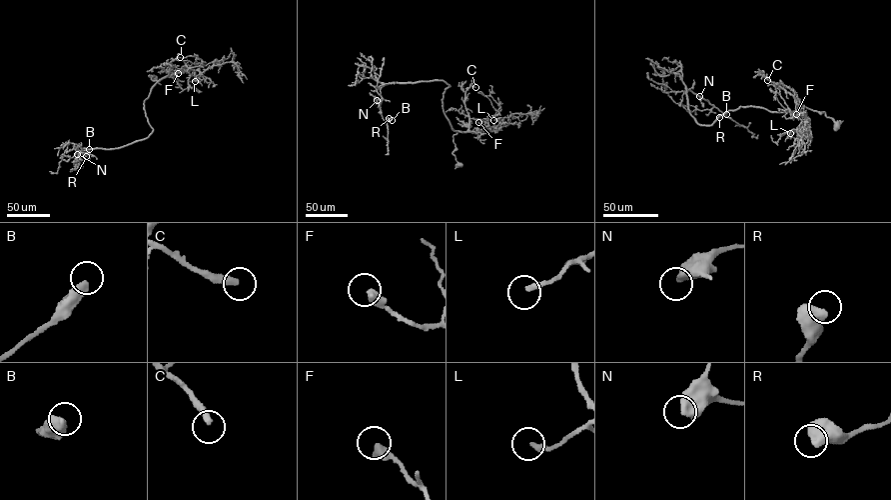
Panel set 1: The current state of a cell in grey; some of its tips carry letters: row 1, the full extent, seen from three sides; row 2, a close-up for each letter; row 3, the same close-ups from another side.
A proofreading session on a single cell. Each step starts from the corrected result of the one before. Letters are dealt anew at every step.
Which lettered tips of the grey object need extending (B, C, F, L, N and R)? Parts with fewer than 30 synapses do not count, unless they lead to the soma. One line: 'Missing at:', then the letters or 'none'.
Missing at: C

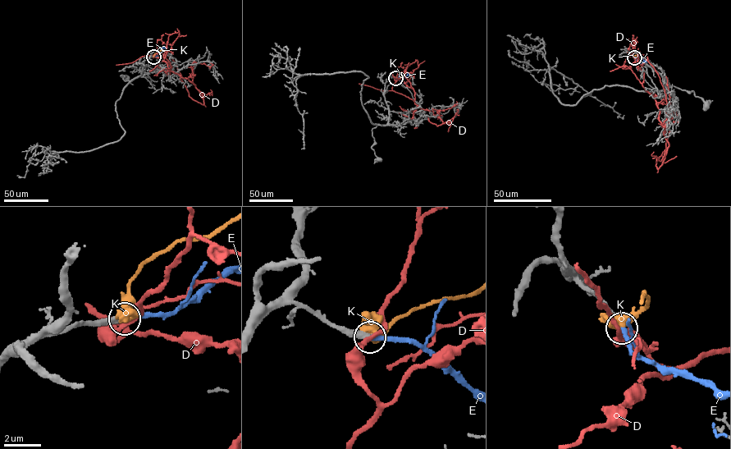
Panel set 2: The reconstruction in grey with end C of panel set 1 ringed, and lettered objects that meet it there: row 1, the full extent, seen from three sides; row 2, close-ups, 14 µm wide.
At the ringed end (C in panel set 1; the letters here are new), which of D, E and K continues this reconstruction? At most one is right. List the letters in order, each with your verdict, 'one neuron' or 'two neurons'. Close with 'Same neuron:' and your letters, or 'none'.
D: two neurons
E: one neuron
K: two neurons
Same neuron: E

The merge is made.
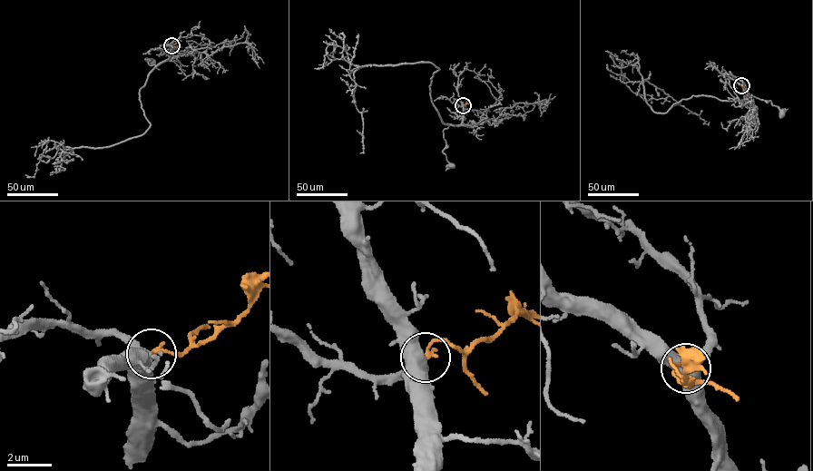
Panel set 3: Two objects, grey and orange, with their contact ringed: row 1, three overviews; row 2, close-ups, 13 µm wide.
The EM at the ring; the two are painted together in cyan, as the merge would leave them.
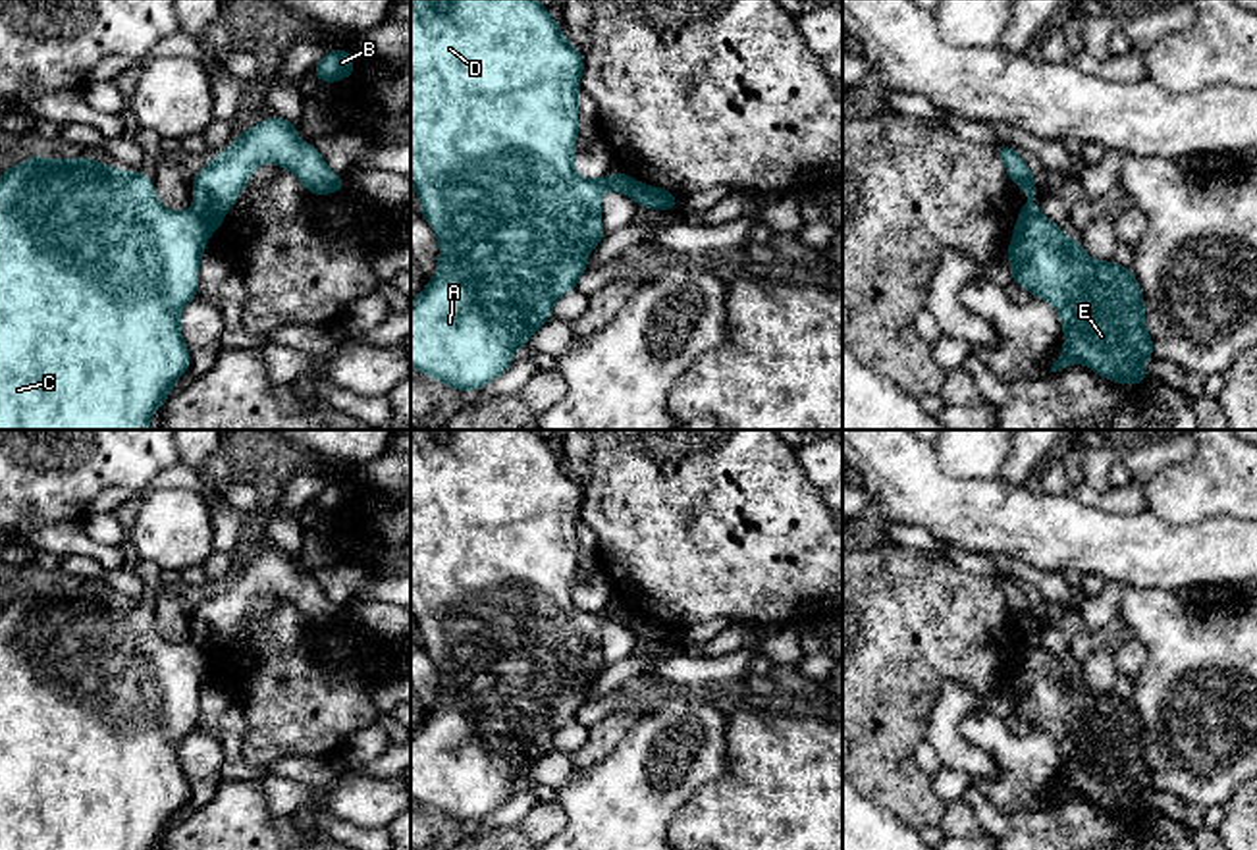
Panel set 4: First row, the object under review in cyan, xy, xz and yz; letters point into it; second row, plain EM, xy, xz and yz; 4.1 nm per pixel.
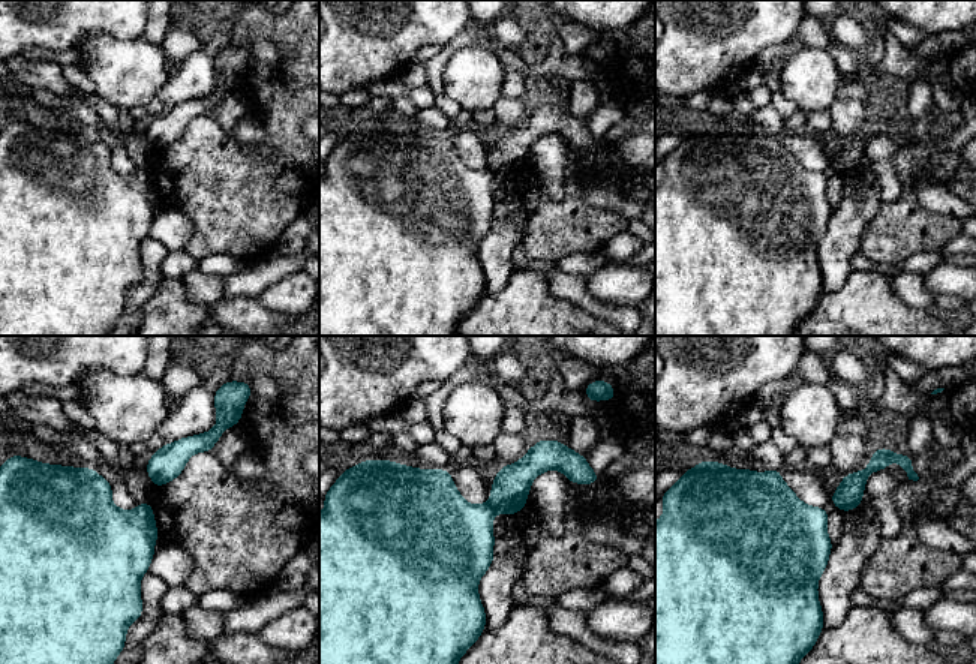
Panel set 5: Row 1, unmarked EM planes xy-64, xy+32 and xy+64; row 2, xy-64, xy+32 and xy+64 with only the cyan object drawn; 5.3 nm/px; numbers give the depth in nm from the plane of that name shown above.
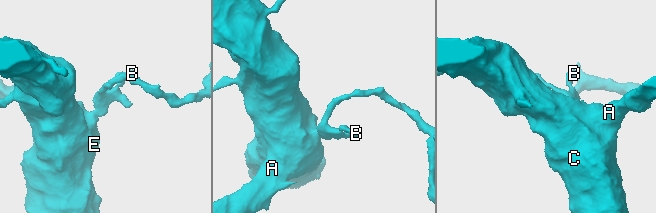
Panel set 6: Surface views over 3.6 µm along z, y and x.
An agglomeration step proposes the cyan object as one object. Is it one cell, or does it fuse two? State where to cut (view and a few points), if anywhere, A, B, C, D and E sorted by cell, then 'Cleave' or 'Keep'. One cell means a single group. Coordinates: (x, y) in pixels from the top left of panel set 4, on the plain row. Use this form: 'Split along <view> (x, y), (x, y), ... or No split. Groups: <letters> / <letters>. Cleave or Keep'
Split along xy (191, 640), (209, 664). Groups: A C D E / B. Cleave

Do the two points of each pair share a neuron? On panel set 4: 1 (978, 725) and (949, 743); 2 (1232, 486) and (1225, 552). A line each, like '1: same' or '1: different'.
1: different
2: different

